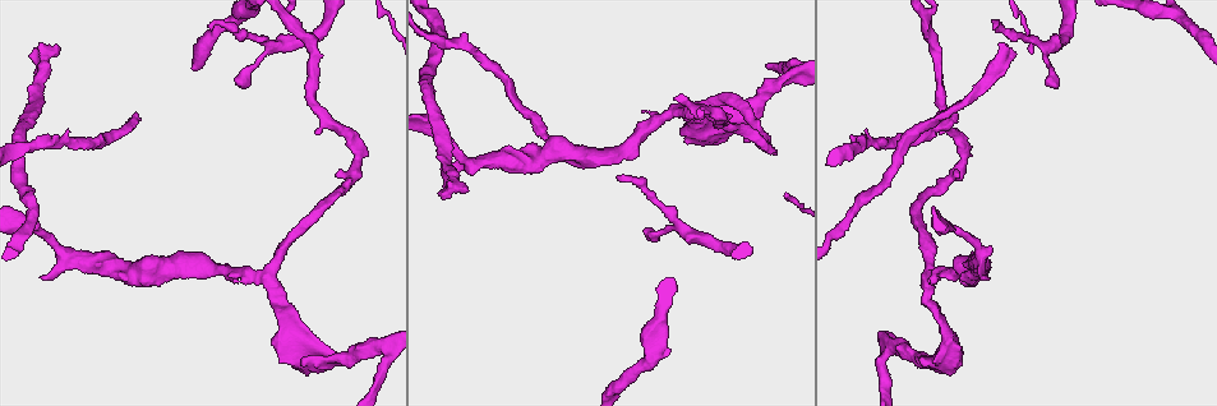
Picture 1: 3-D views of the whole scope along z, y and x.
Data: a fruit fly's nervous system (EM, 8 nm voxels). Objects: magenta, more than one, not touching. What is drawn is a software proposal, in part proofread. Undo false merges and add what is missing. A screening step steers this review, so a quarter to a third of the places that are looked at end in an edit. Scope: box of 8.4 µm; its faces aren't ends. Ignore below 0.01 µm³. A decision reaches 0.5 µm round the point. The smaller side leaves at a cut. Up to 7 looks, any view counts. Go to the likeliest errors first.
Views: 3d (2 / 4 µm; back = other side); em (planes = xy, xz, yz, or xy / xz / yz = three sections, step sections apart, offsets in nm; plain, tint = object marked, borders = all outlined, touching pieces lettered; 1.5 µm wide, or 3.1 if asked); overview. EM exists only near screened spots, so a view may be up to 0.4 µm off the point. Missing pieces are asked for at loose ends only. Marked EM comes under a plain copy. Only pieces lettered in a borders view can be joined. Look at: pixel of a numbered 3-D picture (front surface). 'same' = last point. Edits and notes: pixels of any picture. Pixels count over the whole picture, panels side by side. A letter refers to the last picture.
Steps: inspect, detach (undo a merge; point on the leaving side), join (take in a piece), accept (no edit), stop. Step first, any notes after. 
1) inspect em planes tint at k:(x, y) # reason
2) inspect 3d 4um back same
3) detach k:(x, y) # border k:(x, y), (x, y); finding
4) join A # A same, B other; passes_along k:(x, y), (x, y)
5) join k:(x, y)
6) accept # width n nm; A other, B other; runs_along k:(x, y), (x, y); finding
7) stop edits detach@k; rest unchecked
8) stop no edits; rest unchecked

inspect 3d 2um at 1:(134, 112) # tapers out

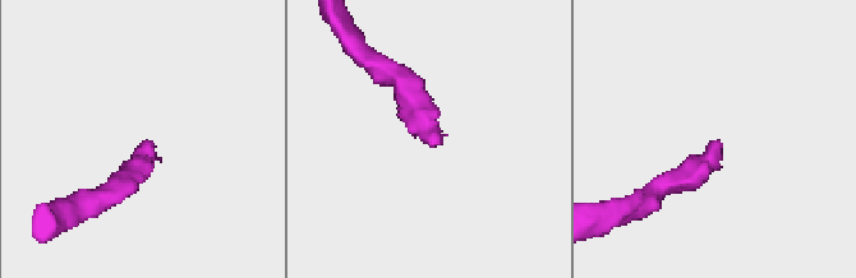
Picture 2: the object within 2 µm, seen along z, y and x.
inspect em planes borders at 2:(152, 141) # need the tissue

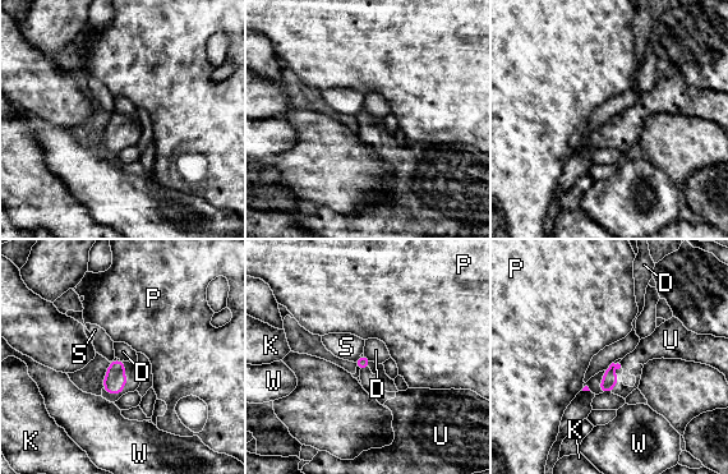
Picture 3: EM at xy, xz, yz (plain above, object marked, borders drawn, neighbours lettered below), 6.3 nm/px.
join U # D other, K other, P other, S other, U same, W other; passes_along 3:(363, 362), (364, 367), (367, 377); the neuron continues

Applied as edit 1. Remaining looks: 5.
inspect em xy step 8 borders at 1:(464, 188) # branch stops here

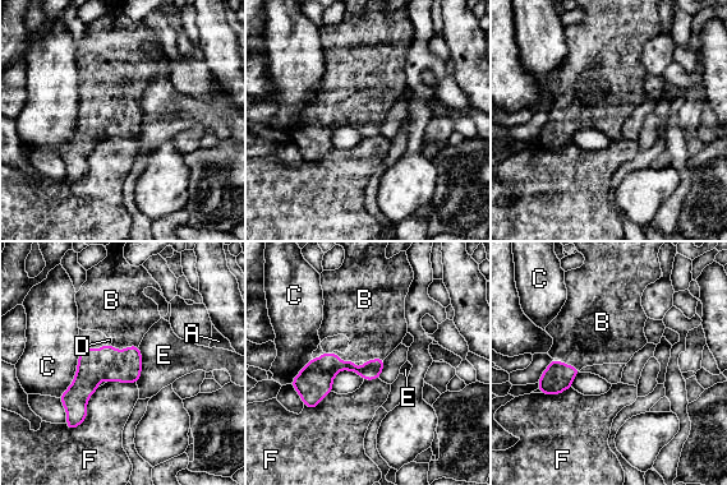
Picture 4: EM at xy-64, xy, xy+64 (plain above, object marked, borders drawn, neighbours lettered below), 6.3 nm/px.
inspect em planes borders same # cut it another way

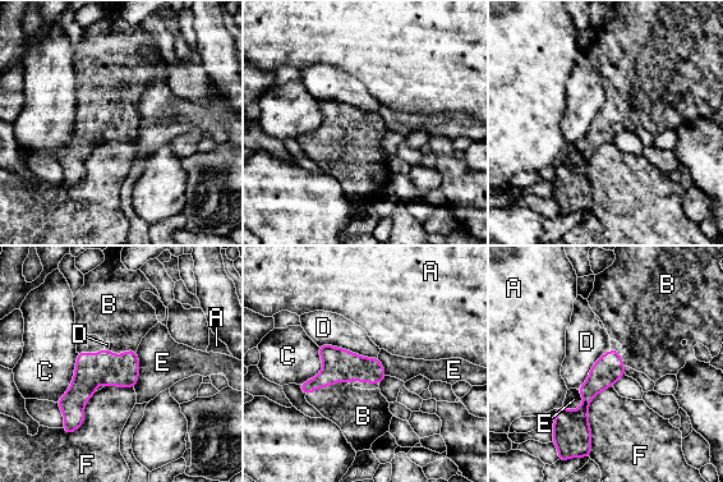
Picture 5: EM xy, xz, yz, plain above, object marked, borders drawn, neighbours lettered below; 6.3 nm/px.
join B # A other, B same, C other, D other, E other, F other; passes_along 5:(339, 365), (326, 385), (355, 411); the neuron continues

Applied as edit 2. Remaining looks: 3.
inspect 3d 4um back at 1:(43, 278) # branch stops here

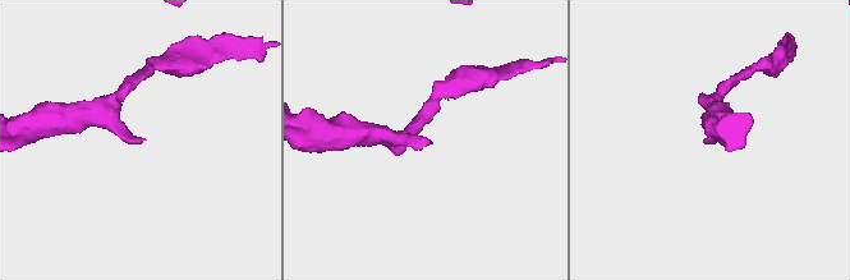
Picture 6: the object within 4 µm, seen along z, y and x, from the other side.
inspect em planes borders at 6:(143, 138)

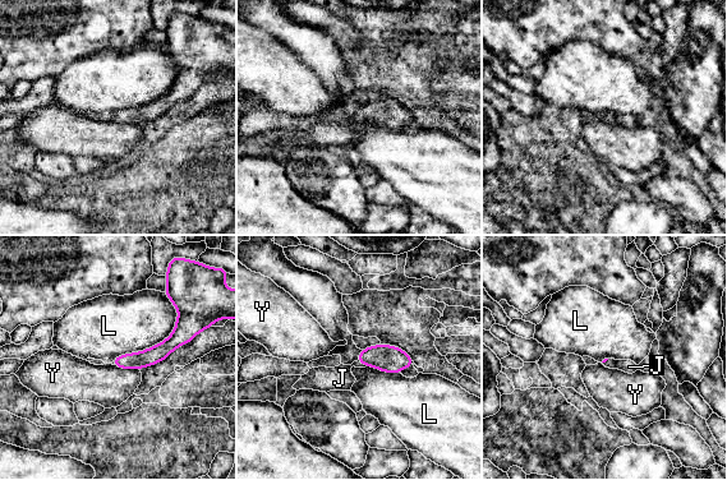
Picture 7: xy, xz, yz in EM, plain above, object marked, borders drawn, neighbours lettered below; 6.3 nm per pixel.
join J # longest_contact L 550 nm; J same, L other, Y other; passes_along 7:(391, 359), (362, 363), (340, 378); it goes on there

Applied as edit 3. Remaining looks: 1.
stop edits join@3, join@5, join@7; rest unchecked

